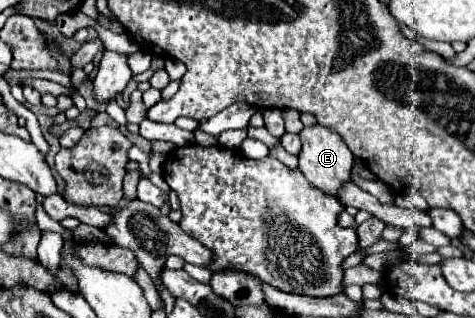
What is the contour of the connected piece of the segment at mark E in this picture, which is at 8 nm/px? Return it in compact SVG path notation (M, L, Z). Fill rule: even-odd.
M315 124L311 128L303 128L299 138L303 142L303 150L299 154L299 170L309 180L309 184L313 184L313 188L323 190L325 194L337 198L341 184L347 184L351 180L351 168L353 168L351 150L345 146L345 142L341 140L339 134L331 132L329 128L323 128L319 124Z

